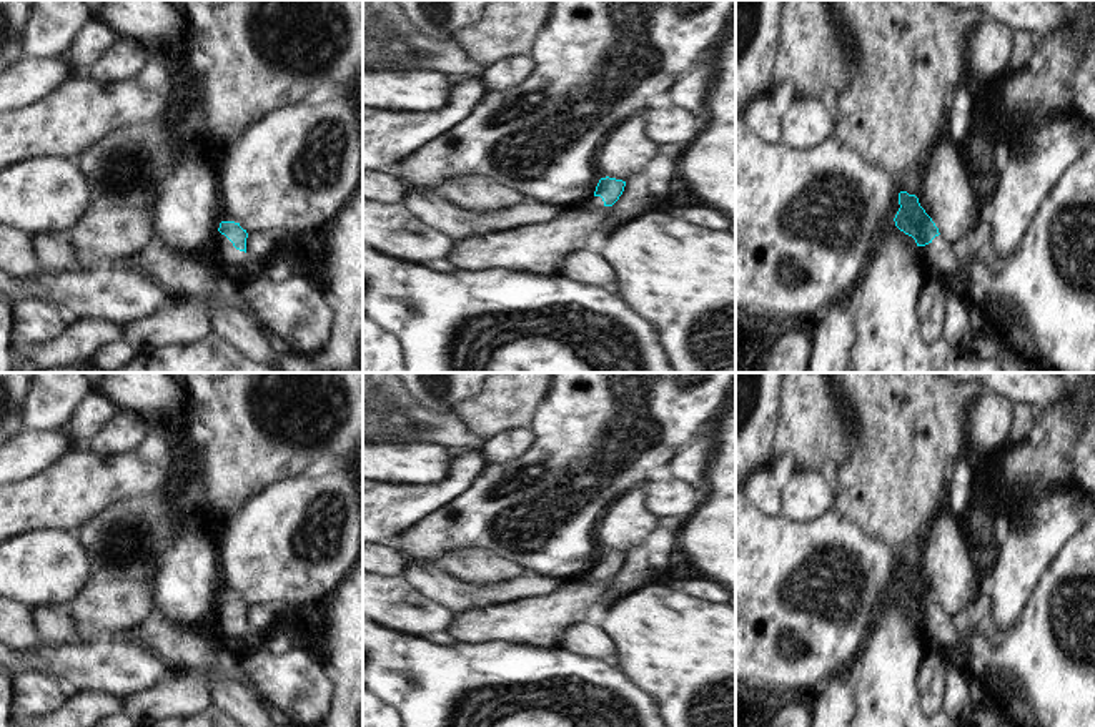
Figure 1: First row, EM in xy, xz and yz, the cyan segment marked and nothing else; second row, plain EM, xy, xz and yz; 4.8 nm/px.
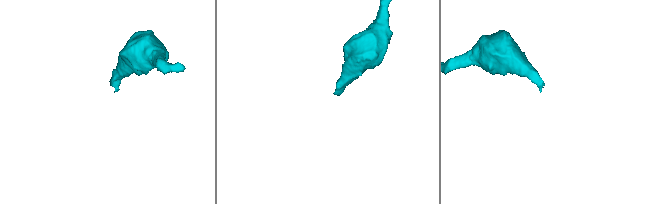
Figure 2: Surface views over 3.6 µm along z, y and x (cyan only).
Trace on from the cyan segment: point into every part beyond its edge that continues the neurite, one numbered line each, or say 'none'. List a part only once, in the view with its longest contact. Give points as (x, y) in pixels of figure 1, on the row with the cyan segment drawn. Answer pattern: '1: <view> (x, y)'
1: xy (225, 255)

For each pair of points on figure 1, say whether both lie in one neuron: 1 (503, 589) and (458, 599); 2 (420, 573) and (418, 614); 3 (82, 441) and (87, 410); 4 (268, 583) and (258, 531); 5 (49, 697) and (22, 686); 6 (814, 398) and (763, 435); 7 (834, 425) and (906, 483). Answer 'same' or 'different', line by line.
1: same
2: different
3: same
4: same
5: same
6: different
7: different

